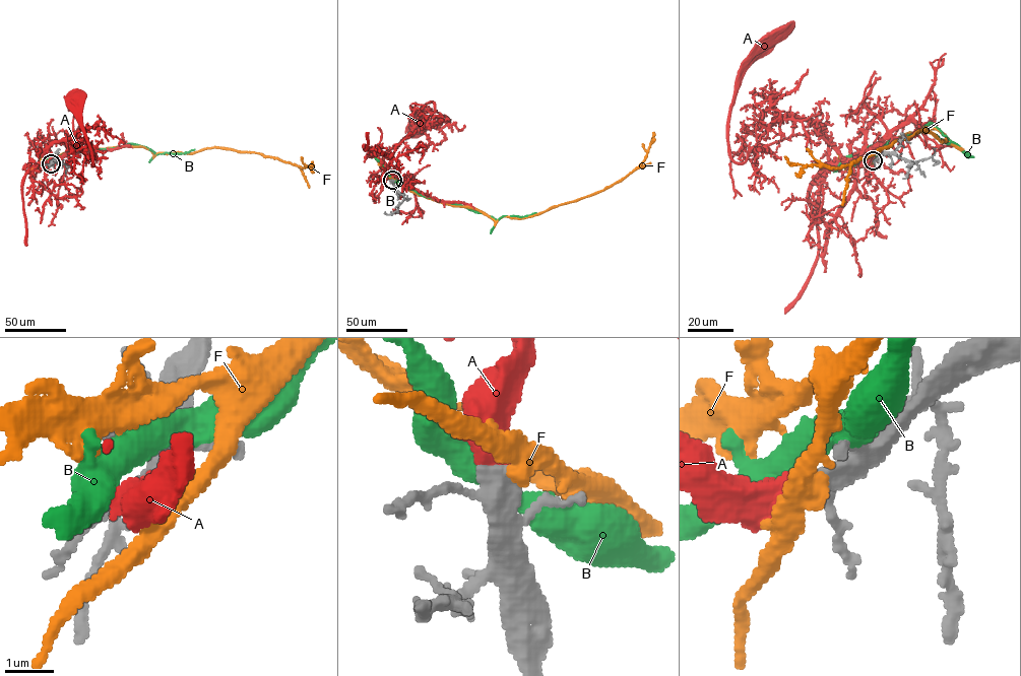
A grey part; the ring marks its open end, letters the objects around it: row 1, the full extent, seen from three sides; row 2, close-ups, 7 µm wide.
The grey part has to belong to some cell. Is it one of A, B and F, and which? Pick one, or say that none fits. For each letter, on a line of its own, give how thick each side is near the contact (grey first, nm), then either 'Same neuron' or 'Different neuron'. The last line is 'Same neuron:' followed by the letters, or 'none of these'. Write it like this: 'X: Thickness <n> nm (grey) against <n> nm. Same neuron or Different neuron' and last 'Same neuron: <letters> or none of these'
A: Thickness 380 nm (grey) against 600 nm. Same neuron
B: Thickness 320 nm (grey) against 500 nm. Different neuron
F: Thickness 400 nm (grey) against 320 nm. Different neuron
Same neuron: A

